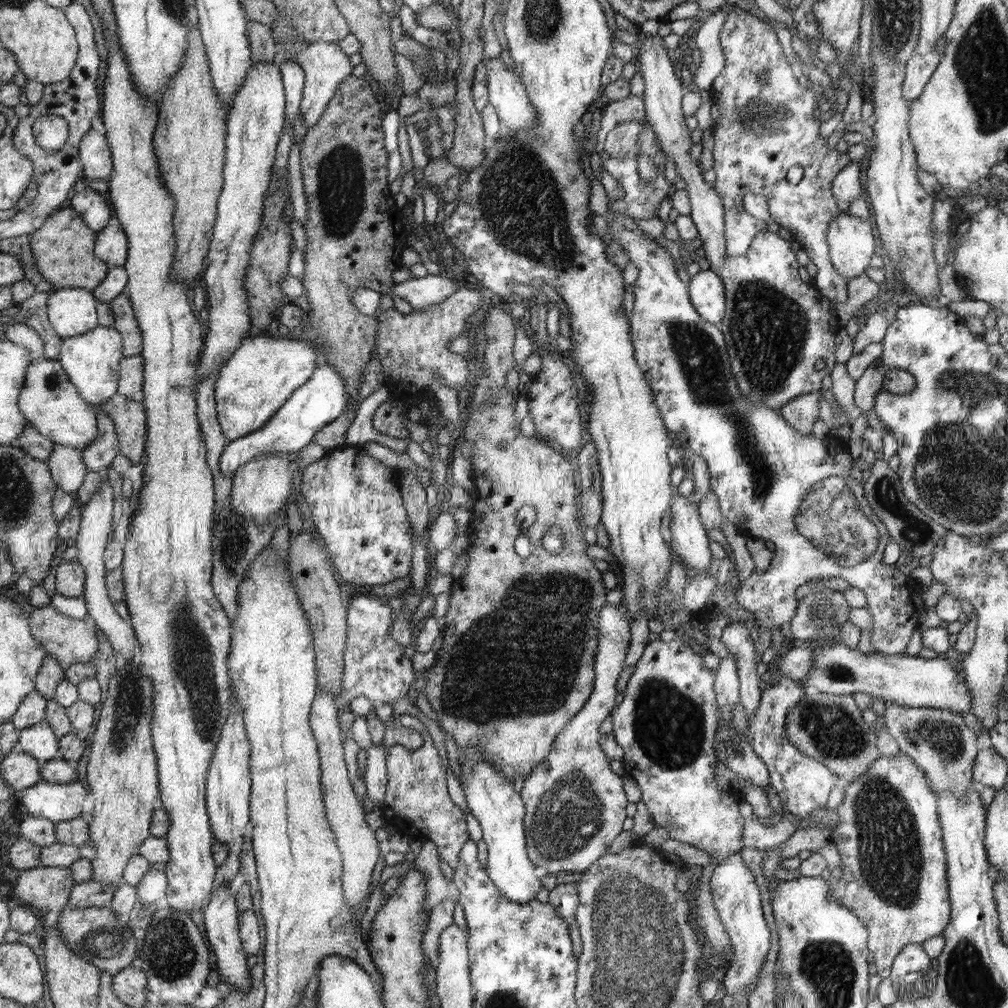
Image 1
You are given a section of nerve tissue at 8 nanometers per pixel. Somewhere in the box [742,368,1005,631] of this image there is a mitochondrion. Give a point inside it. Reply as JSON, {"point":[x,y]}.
{"point":[917,530]}

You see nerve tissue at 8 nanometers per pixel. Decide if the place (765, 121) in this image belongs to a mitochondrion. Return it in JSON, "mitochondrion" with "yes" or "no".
{"mitochondrion":"yes"}

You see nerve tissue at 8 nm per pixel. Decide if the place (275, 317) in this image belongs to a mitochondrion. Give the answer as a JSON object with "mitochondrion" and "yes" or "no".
{"mitochondrion":"no"}

